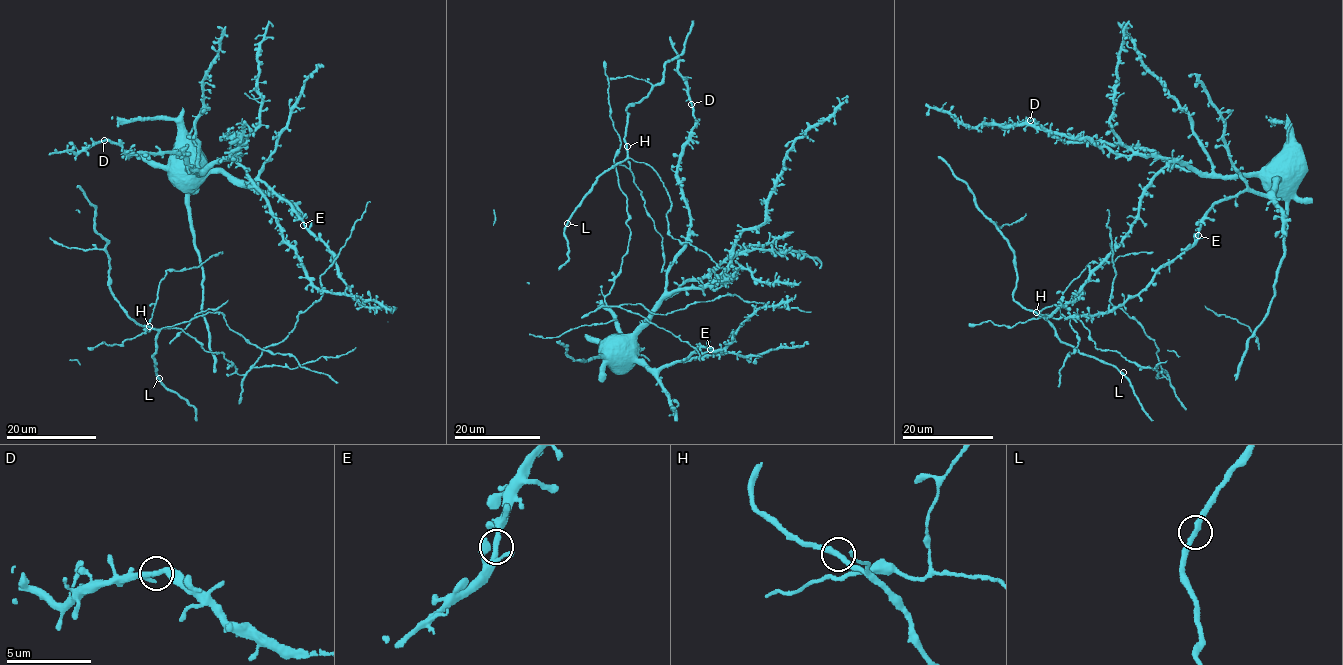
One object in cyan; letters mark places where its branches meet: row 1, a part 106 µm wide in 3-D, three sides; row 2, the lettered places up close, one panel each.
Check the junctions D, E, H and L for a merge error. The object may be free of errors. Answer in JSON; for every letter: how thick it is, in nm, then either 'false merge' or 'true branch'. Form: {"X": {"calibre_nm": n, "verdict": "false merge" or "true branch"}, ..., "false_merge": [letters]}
{"D": {"calibre_nm": 300, "verdict": "true branch"}, "E": {"calibre_nm": 320, "verdict": "true branch"}, "H": {"calibre_nm": 280, "verdict": "true branch"}, "L": {"calibre_nm": 280, "verdict": "true branch"}, "false_merge": []}

